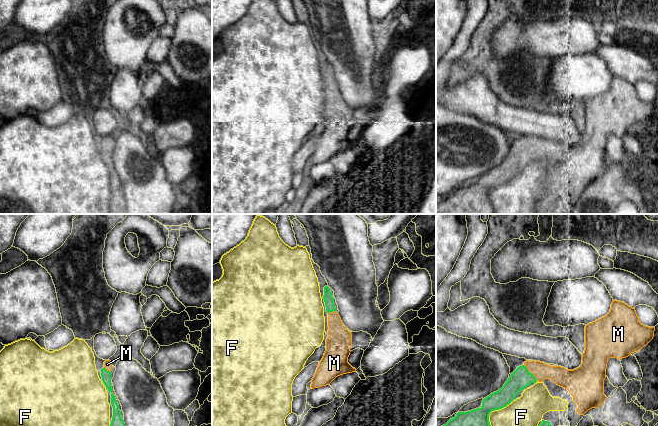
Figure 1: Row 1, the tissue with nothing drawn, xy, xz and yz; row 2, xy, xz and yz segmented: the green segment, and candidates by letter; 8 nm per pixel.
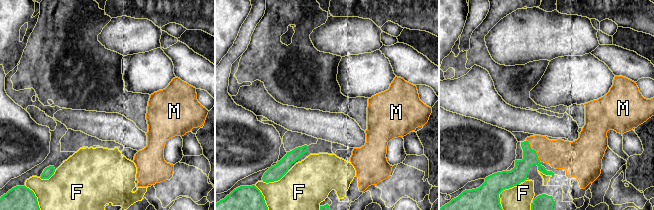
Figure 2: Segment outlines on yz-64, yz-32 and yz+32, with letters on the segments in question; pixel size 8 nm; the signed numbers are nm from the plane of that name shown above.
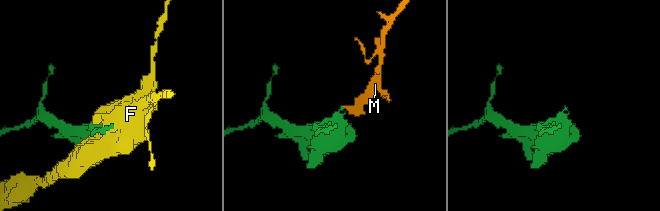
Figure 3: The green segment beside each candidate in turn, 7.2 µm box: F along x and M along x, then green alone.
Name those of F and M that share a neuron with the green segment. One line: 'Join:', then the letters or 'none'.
Join: M

